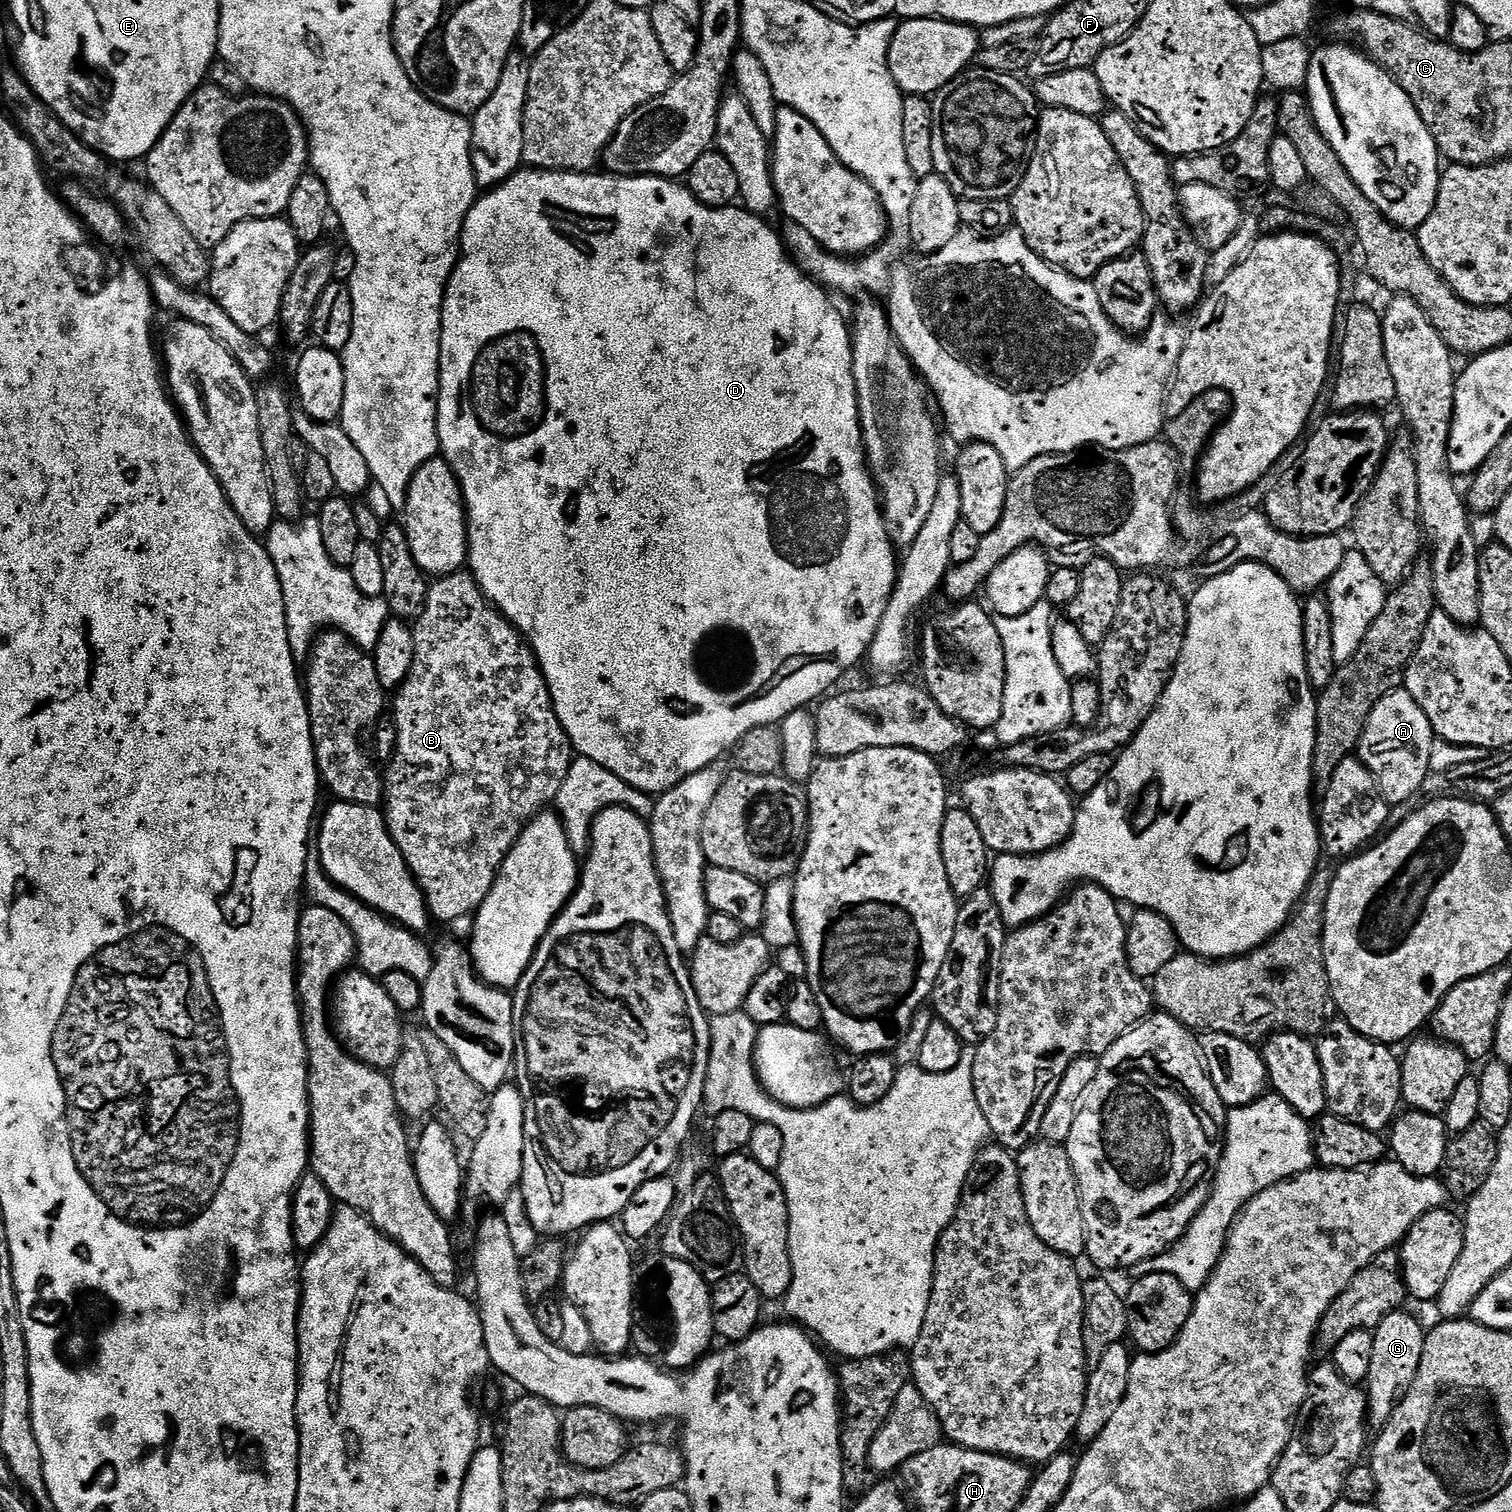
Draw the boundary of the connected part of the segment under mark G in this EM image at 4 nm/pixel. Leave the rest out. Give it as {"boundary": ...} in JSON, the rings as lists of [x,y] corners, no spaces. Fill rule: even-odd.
{"boundary":[[[1403,1310],[1390,1313],[1372,1332],[1374,1338],[1374,1359],[1370,1361],[1370,1374],[1366,1381],[1368,1398],[1368,1420],[1373,1429],[1379,1430],[1390,1422],[1394,1410],[1406,1398],[1410,1386],[1414,1386],[1414,1378],[1418,1374],[1418,1366],[1422,1362],[1425,1331]]]}

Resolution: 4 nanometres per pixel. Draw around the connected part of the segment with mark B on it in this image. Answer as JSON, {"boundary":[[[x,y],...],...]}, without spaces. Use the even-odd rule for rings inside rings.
{"boundary":[[[461,570],[441,576],[428,589],[426,610],[414,624],[414,666],[406,682],[401,684],[396,696],[396,753],[392,756],[392,765],[384,772],[384,798],[382,811],[396,845],[406,858],[416,881],[428,899],[428,909],[433,917],[440,920],[460,920],[463,916],[471,917],[476,909],[490,894],[506,854],[522,834],[530,821],[545,811],[555,801],[562,782],[574,759],[574,749],[562,722],[554,708],[548,682],[532,652],[532,645],[516,628],[484,597],[484,591],[471,571]]]}

